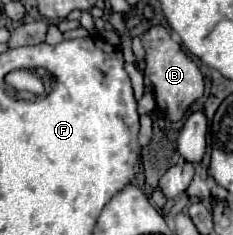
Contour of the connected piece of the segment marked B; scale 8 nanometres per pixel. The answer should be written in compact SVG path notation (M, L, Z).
M160 25L150 27L142 35L142 43L144 43L144 51L146 51L144 77L154 85L156 105L162 111L166 111L166 117L170 121L176 123L184 117L188 107L204 95L204 77L200 73L200 69L196 67L196 63L192 63L192 59L182 51L182 47L170 39L170 33L164 27L160 27Z

